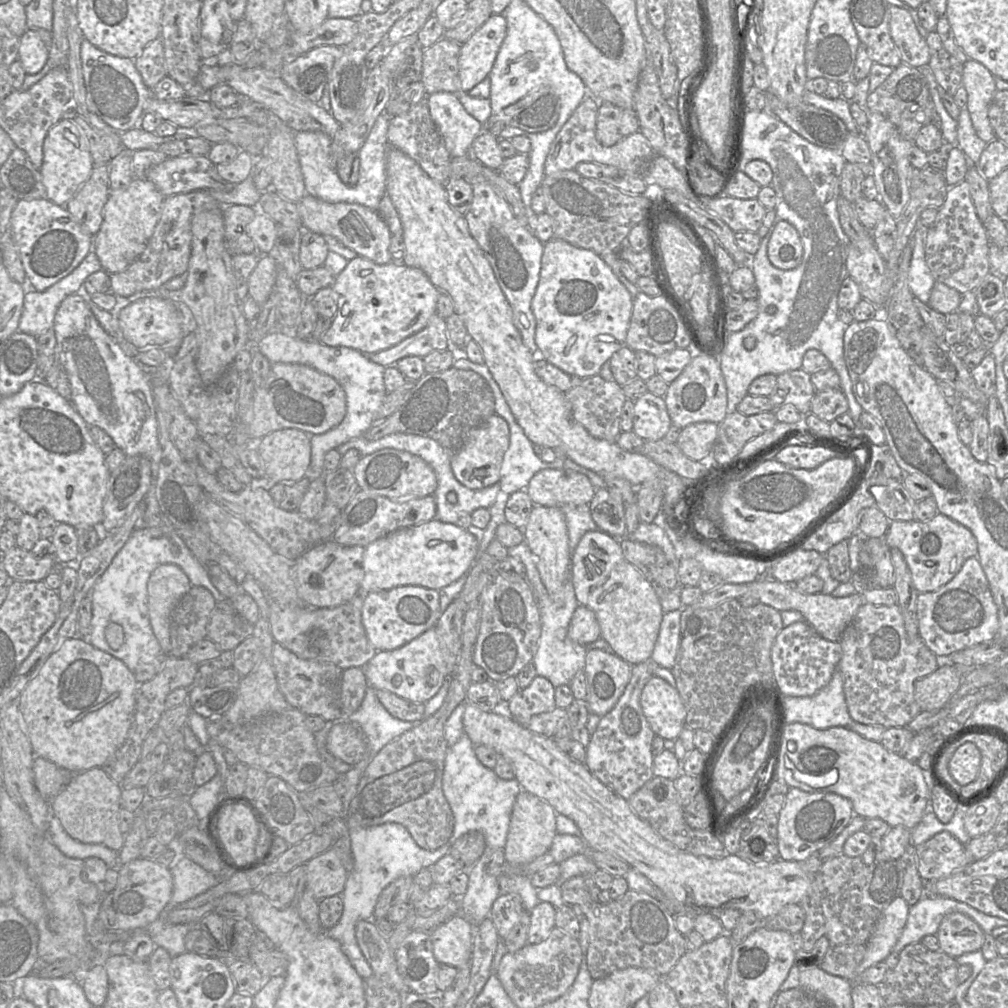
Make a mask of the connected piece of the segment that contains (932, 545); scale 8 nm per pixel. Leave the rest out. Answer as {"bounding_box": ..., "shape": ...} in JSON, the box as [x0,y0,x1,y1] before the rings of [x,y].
{"bounding_box":[884,514,977,593],"shape":[[[944,514],[927,521],[890,521],[884,536],[890,548],[898,548],[911,572],[918,593],[932,592],[948,583],[971,557],[977,557],[977,541],[971,531]]]}

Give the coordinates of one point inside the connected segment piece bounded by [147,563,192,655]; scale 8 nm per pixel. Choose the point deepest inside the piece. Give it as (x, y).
(166, 585)

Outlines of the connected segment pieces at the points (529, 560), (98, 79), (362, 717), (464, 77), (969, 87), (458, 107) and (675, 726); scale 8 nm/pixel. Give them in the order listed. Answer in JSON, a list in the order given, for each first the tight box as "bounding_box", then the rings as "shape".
[{"bounding_box":[507,540,588,688],"shape":[[[525,540],[517,546],[508,548],[507,552],[508,552],[508,556],[518,559],[519,561],[521,561],[523,563],[523,565],[525,567],[525,572],[526,572],[526,578],[533,589],[536,603],[537,603],[537,606],[538,606],[538,609],[540,612],[541,636],[538,641],[538,647],[537,647],[536,653],[532,660],[532,663],[535,666],[537,675],[548,679],[555,688],[558,686],[561,686],[561,685],[569,686],[569,684],[570,684],[571,680],[573,679],[573,677],[575,676],[575,674],[580,670],[584,670],[585,657],[586,657],[586,654],[588,651],[585,645],[576,643],[568,637],[568,629],[569,629],[569,625],[570,625],[573,613],[576,610],[576,608],[579,606],[579,603],[578,603],[576,595],[575,595],[574,587],[572,584],[572,580],[571,580],[571,560],[570,560],[570,578],[568,579],[568,581],[565,585],[565,588],[563,590],[563,600],[553,601],[551,599],[551,597],[549,596],[544,584],[541,581],[539,571],[535,564],[534,555],[530,551]]]},{"bounding_box":[80,38,200,150],"shape":[[[85,38],[81,43],[80,56],[87,106],[103,122],[121,133],[121,141],[126,150],[157,150],[160,145],[178,138],[200,137],[194,128],[177,128],[175,135],[160,137],[136,127],[144,114],[146,102],[152,96],[152,90],[144,84],[134,60],[111,55]]]},{"bounding_box":[346,687,415,769],"shape":[[[368,687],[365,692],[365,696],[360,707],[350,714],[346,716],[349,718],[350,721],[358,724],[362,729],[364,735],[366,736],[369,746],[370,746],[370,754],[369,756],[362,761],[361,767],[355,768],[363,768],[365,769],[366,766],[372,761],[372,758],[389,742],[403,734],[404,732],[410,730],[415,723],[410,721],[402,721],[398,718],[393,717],[390,713],[384,708],[384,706],[378,700],[375,689],[372,687]]]},{"bounding_box":[458,14,507,92],"shape":[[[492,14],[461,45],[458,66],[462,92],[469,92],[489,76],[506,33],[507,21],[504,15]]]},{"bounding_box":[962,59,997,143],"shape":[[[968,59],[964,63],[962,84],[967,91],[967,108],[977,135],[986,143],[997,139],[988,117],[997,90],[995,76],[982,63]]]},{"bounding_box":[427,92,484,157],"shape":[[[435,92],[427,98],[431,118],[451,157],[469,155],[471,145],[484,131],[484,125],[465,110],[454,93]]]},{"bounding_box":[640,676,686,740],"shape":[[[658,676],[645,684],[640,705],[652,731],[664,740],[675,740],[686,726],[686,709],[677,688]]]}]

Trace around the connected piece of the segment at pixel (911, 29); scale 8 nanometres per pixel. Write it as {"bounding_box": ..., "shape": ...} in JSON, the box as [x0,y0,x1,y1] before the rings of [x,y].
{"bounding_box":[889,6,930,67],"shape":[[[889,6],[890,35],[897,46],[902,63],[913,67],[927,65],[930,51],[926,38],[920,35],[909,11]]]}

